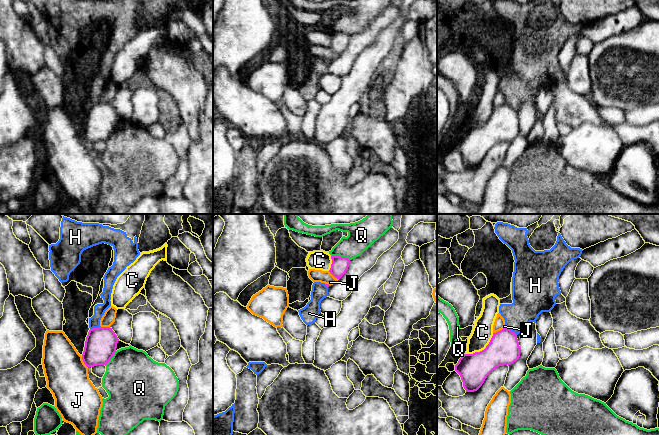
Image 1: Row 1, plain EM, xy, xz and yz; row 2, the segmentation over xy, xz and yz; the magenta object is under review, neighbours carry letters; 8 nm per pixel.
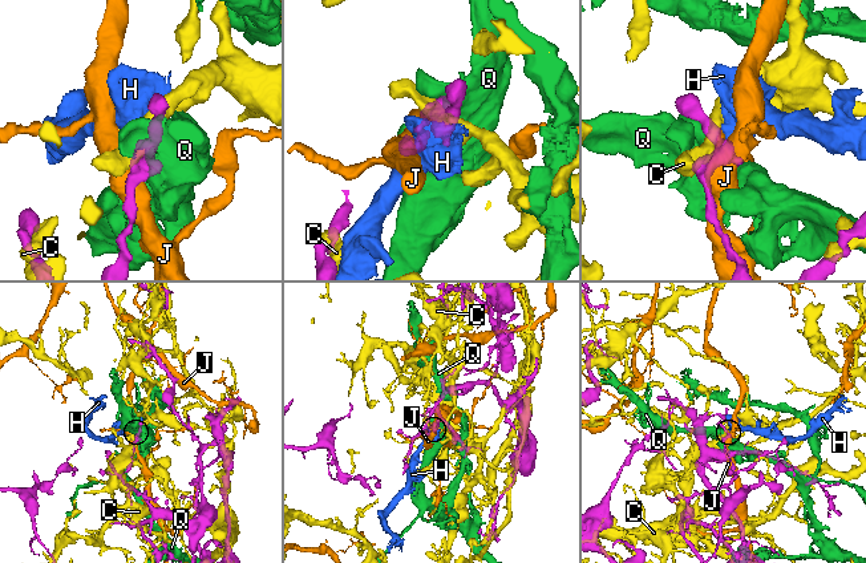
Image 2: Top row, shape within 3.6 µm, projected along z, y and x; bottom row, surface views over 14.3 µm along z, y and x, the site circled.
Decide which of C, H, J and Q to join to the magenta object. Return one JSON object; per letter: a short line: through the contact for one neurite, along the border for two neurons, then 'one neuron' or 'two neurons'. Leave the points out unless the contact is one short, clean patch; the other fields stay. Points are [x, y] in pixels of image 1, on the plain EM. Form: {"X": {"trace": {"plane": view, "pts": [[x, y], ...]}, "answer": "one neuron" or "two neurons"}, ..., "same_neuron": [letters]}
{"C": {"answer": "two neurons"}, "H": {"trace": {"plane": "yz", "pts": [[505, 103], [509, 104], [516, 111]]}, "answer": "two neurons"}, "J": {"answer": "two neurons"}, "Q": {"answer": "two neurons"}, "same_neuron": []}

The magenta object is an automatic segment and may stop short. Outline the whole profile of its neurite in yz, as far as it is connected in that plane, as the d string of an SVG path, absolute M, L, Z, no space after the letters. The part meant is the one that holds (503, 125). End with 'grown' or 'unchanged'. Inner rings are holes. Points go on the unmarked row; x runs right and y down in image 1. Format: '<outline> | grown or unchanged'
M508 104L493 109L493 112L480 128L464 130L455 141L466 168L477 167L487 152L497 143L511 141L520 133L517 111Z | unchanged

